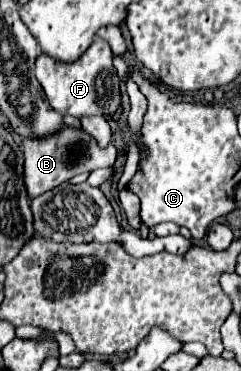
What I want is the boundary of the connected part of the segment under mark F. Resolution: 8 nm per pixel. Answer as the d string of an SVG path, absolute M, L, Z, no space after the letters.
M96 38L92 46L70 64L40 54L36 60L36 78L42 84L50 106L62 116L70 114L78 120L84 116L112 116L120 108L120 78L112 66L112 50L102 38Z

